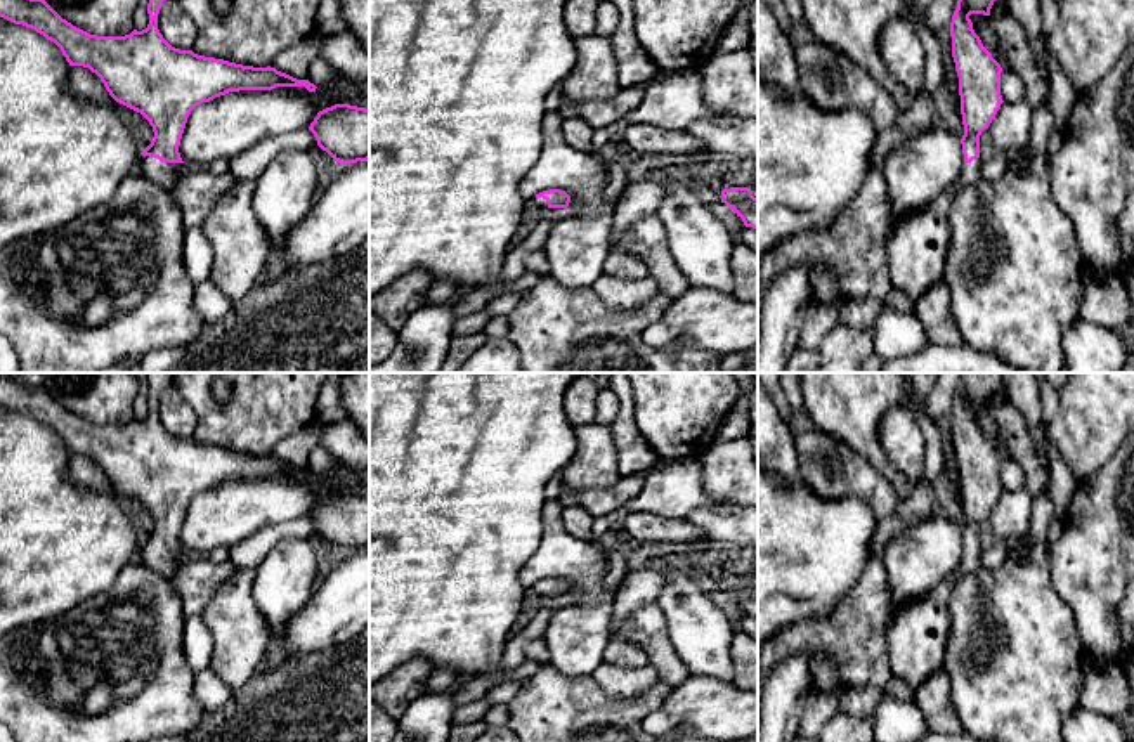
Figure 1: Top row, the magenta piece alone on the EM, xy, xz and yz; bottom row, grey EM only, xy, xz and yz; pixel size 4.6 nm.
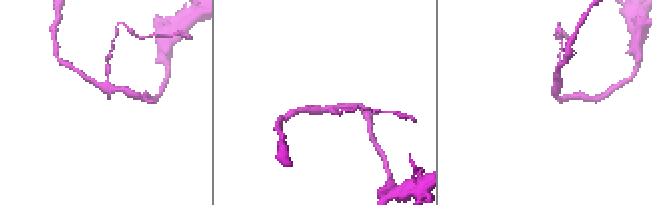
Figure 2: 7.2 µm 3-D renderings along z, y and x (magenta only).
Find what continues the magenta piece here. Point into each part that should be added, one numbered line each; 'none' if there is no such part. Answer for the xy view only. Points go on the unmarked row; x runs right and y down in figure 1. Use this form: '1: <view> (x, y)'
1: xy (163, 562)

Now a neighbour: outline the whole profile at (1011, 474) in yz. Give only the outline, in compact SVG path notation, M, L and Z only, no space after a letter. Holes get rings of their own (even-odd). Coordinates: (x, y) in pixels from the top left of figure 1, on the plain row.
M1002 458L1000 484L1004 491L1016 491L1016 489L1025 487L1025 472L1018 461Z

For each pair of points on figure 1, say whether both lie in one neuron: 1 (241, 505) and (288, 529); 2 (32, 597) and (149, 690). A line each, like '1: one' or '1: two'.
1: two
2: two

